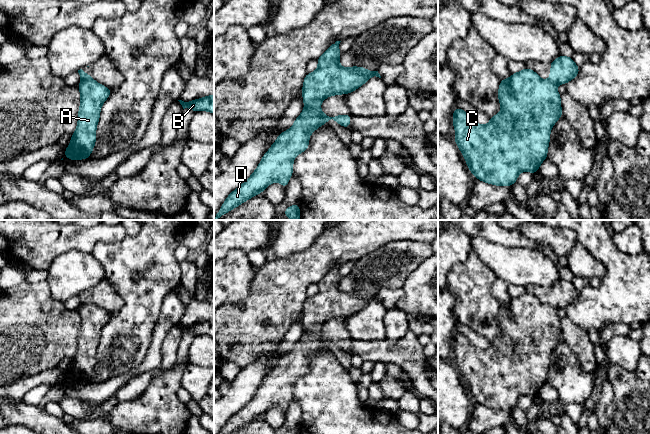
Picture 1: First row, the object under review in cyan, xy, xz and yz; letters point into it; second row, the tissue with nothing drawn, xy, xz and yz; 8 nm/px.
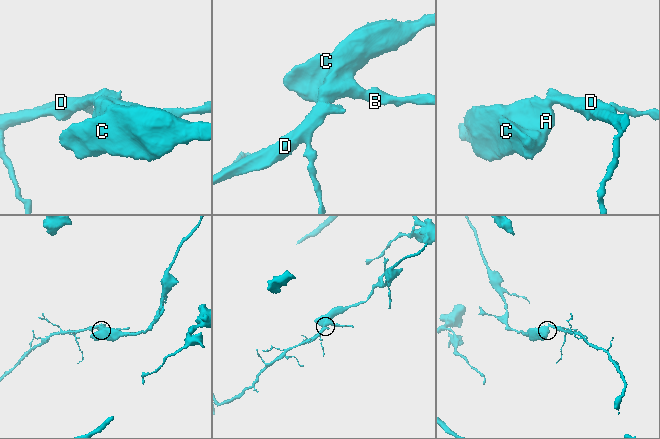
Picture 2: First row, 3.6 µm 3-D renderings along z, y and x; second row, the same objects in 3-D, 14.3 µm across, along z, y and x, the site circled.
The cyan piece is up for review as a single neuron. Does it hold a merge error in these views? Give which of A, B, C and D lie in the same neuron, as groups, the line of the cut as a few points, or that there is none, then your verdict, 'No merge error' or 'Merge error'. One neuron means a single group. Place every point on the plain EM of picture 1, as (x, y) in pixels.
Groups: A B C / D. Split along xz (305, 331), (319, 332). Merge error

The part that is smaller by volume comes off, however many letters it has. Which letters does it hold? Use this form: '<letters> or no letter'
D

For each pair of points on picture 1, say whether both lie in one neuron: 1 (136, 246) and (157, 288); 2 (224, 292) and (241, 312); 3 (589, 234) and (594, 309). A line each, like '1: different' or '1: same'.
1: same
2: different
3: same

